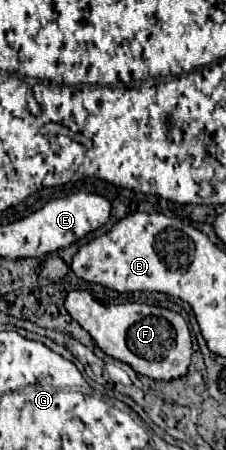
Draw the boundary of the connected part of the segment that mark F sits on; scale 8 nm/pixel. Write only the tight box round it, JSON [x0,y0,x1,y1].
[66,290,192,380]

